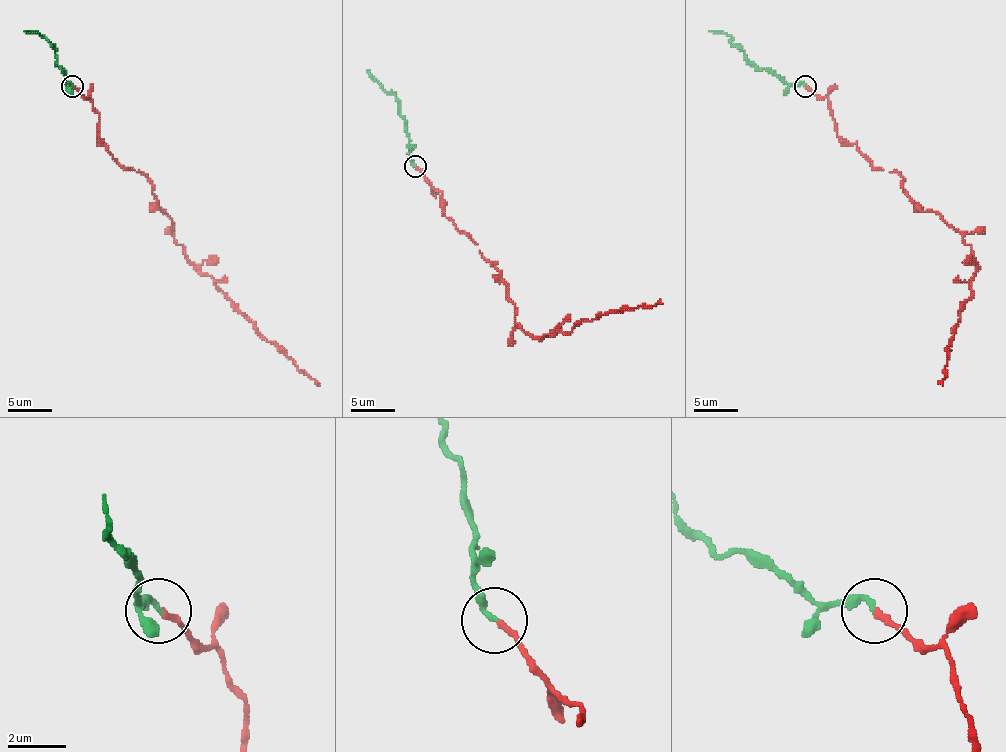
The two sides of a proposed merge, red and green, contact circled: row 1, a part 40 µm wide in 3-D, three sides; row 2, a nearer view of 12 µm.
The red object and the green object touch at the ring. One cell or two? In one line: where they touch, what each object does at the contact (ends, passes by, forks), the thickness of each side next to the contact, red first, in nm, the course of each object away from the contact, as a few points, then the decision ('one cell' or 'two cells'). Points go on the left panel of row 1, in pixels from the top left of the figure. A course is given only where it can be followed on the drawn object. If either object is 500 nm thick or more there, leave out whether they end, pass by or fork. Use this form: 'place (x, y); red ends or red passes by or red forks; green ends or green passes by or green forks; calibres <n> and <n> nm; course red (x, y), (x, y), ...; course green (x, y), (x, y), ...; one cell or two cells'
place (72, 86); red ends; green ends; calibres 200 and 220 nm; course red (72, 86), (99, 114), (101, 143), (125, 167), (147, 178), (183, 253), (319, 385); course green (72, 86), (66, 84), (55, 48), (39, 33), (24, 31); one cell

